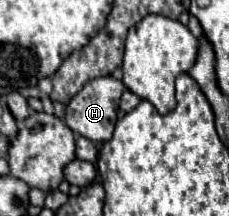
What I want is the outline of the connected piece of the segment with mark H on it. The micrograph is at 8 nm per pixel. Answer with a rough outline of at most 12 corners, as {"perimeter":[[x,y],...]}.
{"perimeter":[[88,81],[68,103],[66,125],[94,143],[114,133],[124,83]]}

